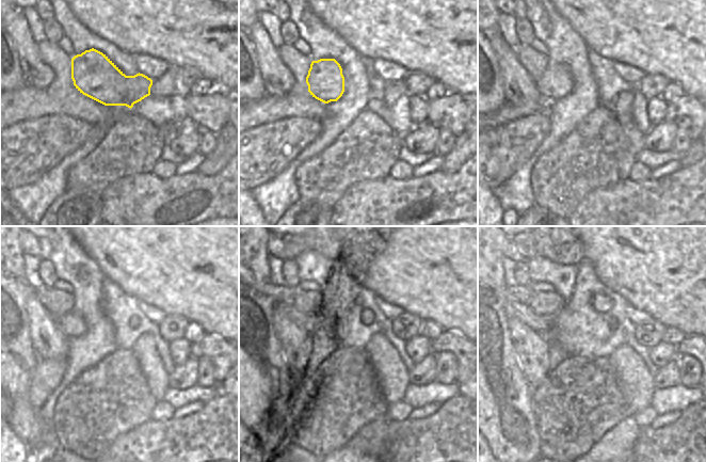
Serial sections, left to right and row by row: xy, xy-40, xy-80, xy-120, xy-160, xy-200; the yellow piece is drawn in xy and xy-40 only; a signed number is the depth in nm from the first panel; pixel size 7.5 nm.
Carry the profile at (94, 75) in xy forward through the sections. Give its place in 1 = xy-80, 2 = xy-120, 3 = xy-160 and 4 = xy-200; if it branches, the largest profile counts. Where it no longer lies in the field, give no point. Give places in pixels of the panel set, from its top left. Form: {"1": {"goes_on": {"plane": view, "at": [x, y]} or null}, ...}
{"1": {"goes_on": {"plane": "xy-80", "at": [557, 82]}}, "2": {"goes_on": {"plane": "xy-120", "at": [71, 324]}}, "3": {"goes_on": {"plane": "xy-160", "at": [311, 323]}}, "4": {"goes_on": {"plane": "xy-200", "at": [513, 309]}}}

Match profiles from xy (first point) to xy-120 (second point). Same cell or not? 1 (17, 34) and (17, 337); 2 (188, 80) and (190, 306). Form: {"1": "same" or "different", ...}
{"1": "different", "2": "different"}

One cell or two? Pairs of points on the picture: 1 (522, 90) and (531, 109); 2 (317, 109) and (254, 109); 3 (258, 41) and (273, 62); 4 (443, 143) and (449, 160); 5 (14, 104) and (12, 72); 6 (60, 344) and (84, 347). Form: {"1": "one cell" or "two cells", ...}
{"1": "two cells", "2": "one cell", "3": "one cell", "4": "two cells", "5": "two cells", "6": "two cells"}

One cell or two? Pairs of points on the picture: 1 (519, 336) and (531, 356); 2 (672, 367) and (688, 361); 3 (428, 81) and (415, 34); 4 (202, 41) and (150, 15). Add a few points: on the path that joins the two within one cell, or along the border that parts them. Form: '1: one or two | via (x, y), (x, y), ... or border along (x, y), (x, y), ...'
1: one | via (525, 341), (531, 348), (531, 351)
2: two | border along (676, 357), (679, 382)
3: two | border along (408, 73), (426, 73), (436, 81)
4: one | via (189, 28), (176, 15), (163, 15)

